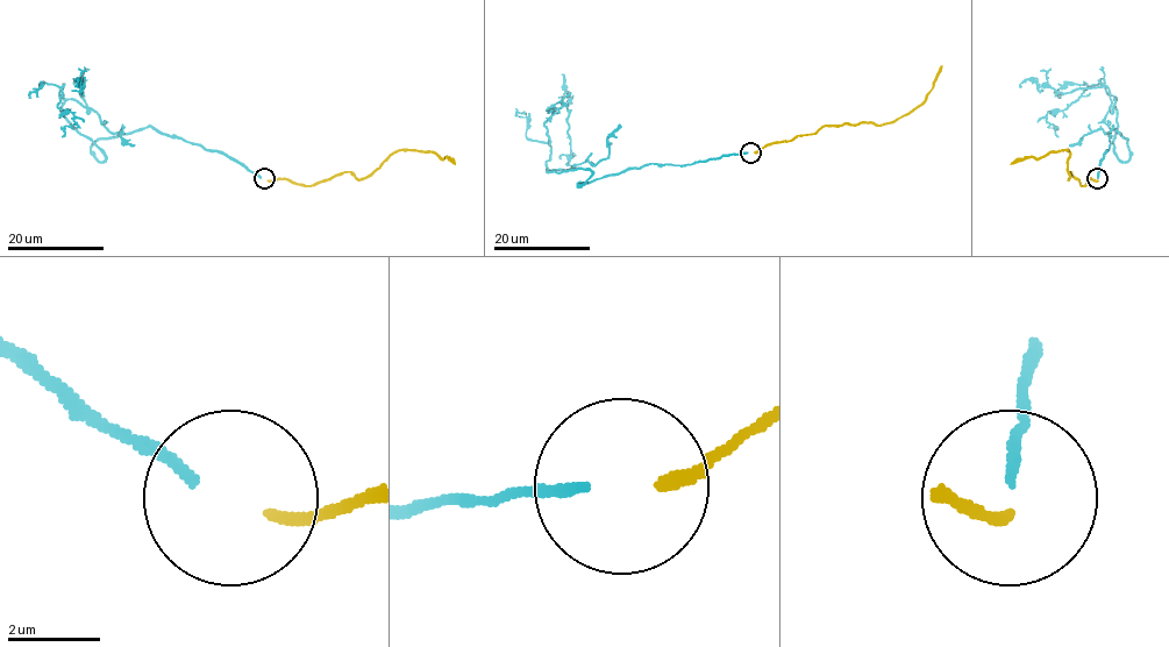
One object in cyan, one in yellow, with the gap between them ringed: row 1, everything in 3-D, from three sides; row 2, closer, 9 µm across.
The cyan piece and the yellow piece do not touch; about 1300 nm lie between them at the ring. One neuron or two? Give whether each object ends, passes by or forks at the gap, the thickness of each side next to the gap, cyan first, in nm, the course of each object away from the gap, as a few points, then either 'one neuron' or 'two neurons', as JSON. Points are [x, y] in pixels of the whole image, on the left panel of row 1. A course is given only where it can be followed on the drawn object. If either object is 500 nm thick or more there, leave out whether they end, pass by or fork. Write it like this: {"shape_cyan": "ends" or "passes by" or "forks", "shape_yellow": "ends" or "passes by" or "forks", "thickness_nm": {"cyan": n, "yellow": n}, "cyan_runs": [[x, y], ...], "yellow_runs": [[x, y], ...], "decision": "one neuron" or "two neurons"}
{"shape_cyan": "ends", "shape_yellow": "ends", "thickness_nm": {"cyan": 220, "yellow": 240}, "cyan_runs": [[261, 177], [150, 127], [98, 139], [98, 161], [101, 150], [59, 108], [69, 99], [84, 106], [75, 86]], "yellow_runs": [[266, 180], [285, 178], [315, 185], [344, 171], [363, 178], [393, 154], [406, 150], [433, 151], [455, 164]], "decision": "one neuron"}

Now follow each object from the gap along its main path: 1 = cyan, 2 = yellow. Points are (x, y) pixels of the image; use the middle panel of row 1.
1: (748, 153), (686, 165), (647, 164), (577, 184), (589, 177), (587, 169), (547, 171), (572, 166), (561, 75)
2: (754, 151), (771, 143), (815, 134), (822, 127), (893, 122), (926, 99), (941, 65)

